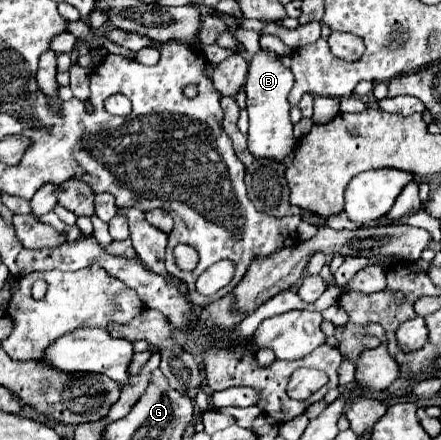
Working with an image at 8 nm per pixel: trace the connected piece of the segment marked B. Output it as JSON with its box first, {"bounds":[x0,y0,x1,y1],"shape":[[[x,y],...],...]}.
{"bounds":[244,49,296,161],"shape":[[[262,49],[248,67],[248,79],[244,91],[248,95],[248,115],[250,115],[250,129],[248,129],[248,151],[256,159],[270,159],[270,161],[284,161],[286,155],[294,149],[296,137],[292,133],[290,121],[290,103],[288,93],[294,85],[292,71],[280,63],[280,57],[272,51]]]}

